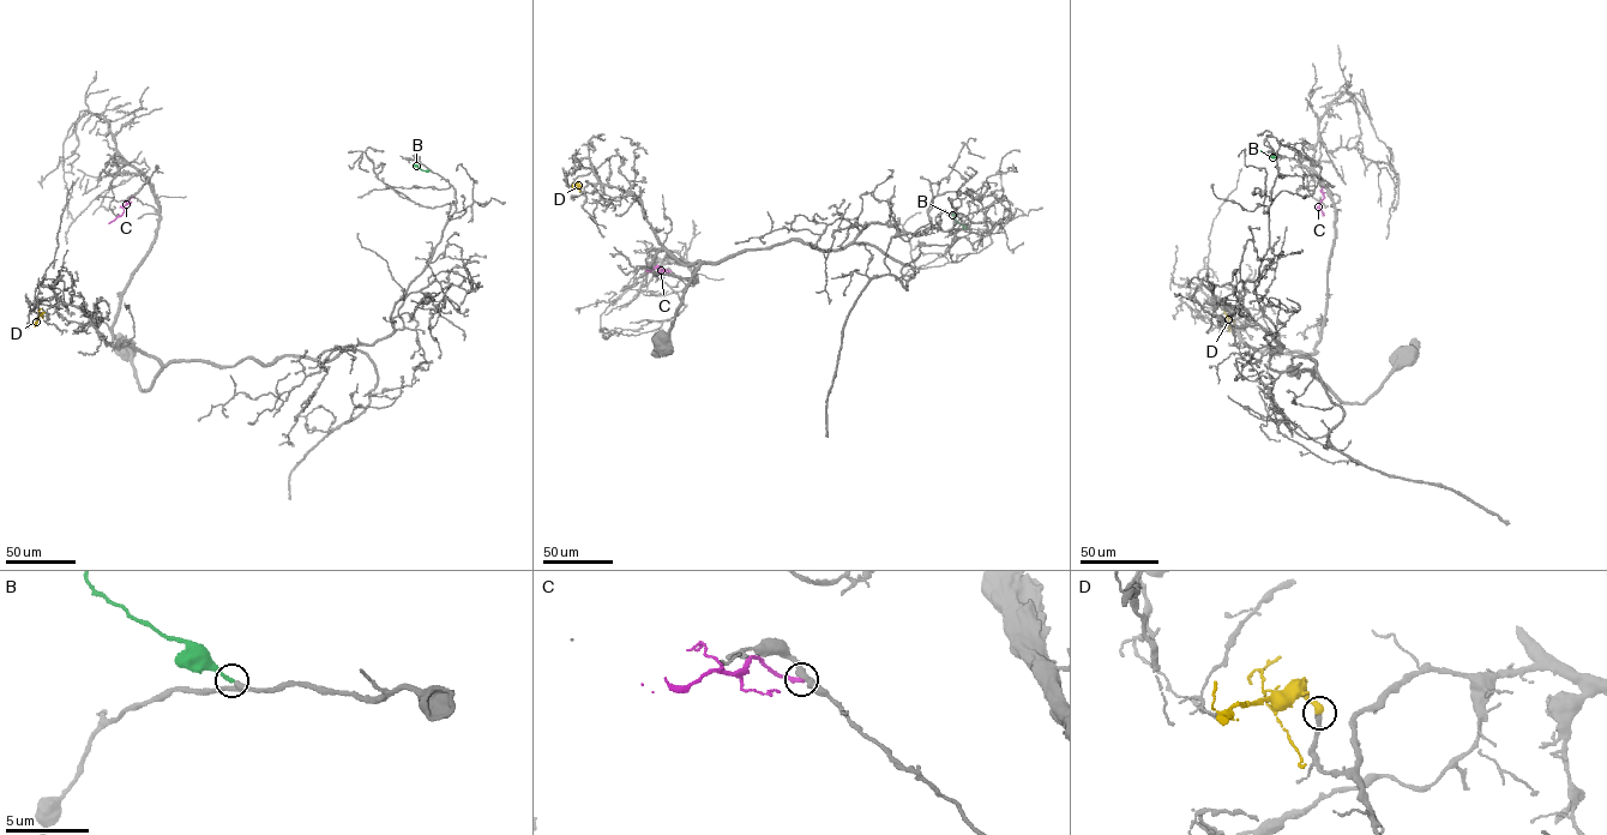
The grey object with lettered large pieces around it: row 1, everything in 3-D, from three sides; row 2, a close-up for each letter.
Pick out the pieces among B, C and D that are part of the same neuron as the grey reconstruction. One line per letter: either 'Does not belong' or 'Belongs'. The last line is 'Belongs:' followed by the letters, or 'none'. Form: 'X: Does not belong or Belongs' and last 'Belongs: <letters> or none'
B: Belongs
C: Does not belong
D: Belongs
Belongs: B, D

